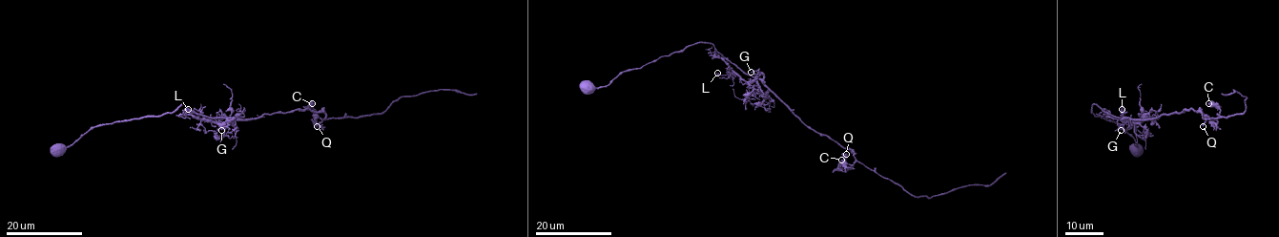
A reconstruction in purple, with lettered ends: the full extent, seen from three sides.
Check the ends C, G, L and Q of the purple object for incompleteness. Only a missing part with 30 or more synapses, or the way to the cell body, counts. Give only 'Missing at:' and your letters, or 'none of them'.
Missing at: none of them

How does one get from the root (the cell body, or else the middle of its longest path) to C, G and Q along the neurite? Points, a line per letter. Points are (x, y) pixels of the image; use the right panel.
C: (1134, 149), (1134, 140), (1095, 116), (1092, 104), (1132, 118), (1190, 108), (1216, 118), (1220, 109), (1208, 103)
G: (1134, 149), (1131, 137), (1115, 122), (1095, 116), (1091, 105), (1125, 117), (1121, 130)
Q: (1134, 149), (1092, 104), (1116, 117), (1192, 108), (1217, 121), (1203, 126)

